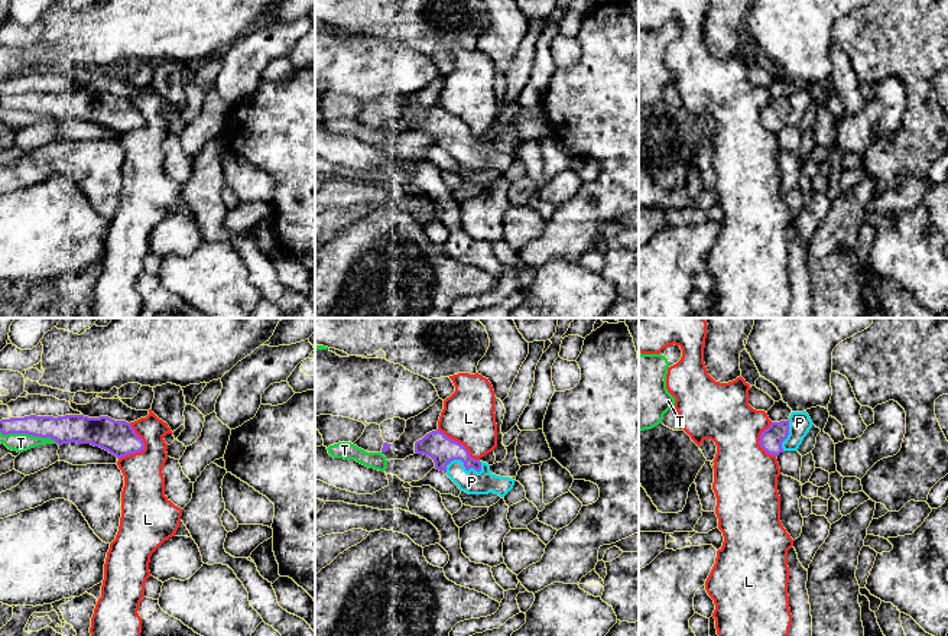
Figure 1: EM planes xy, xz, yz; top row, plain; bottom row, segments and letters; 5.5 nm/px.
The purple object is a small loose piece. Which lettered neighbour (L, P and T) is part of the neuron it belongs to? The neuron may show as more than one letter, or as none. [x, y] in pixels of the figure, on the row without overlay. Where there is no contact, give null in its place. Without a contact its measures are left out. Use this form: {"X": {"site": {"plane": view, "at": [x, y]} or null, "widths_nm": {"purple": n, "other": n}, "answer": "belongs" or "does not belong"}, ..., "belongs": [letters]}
{"L": {"site": {"plane": "xy", "at": [143, 125]}, "widths_nm": {"purple": 190, "other": 240}, "answer": "does not belong"}, "P": {"site": {"plane": "xz", "at": [464, 142]}, "widths_nm": {"purple": 160, "other": 140}, "answer": "belongs"}, "T": {"site": {"plane": "xy", "at": [29, 110]}, "widths_nm": {"purple": 160, "other": 100}, "answer": "does not belong"}, "belongs": ["P"]}

